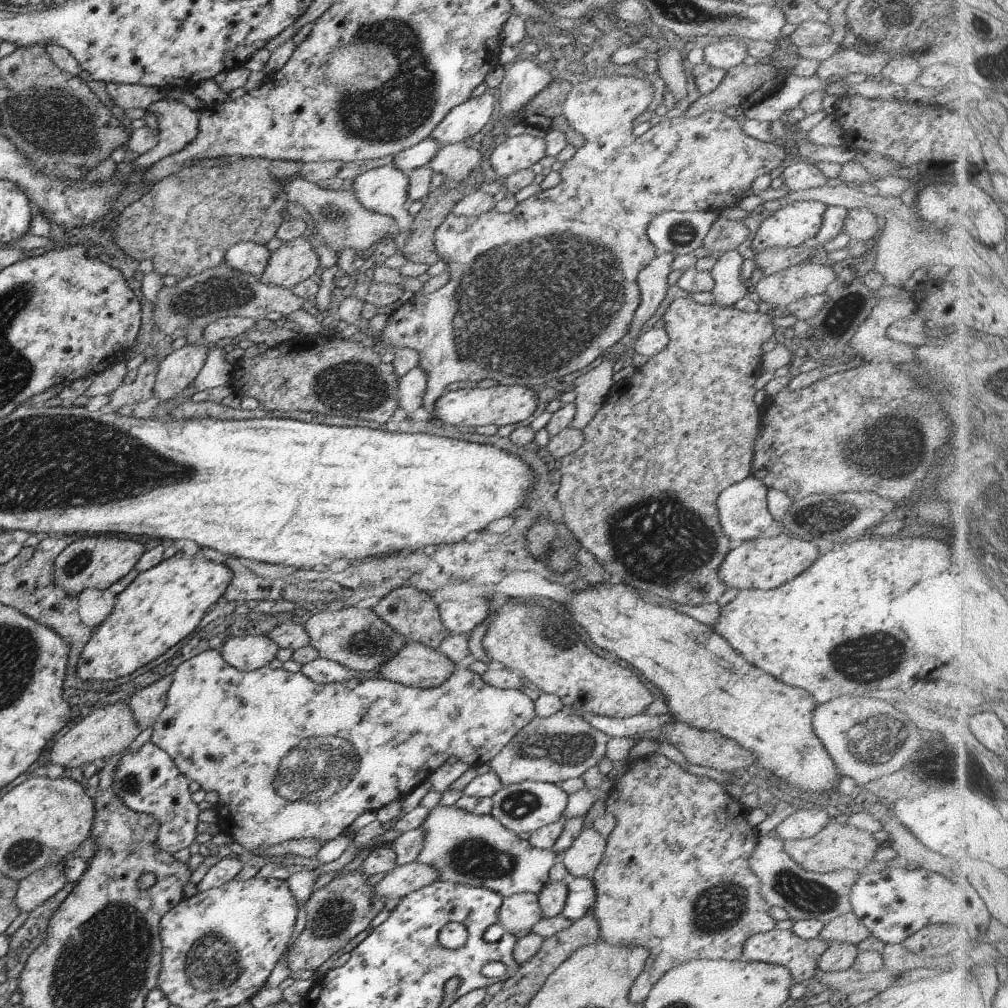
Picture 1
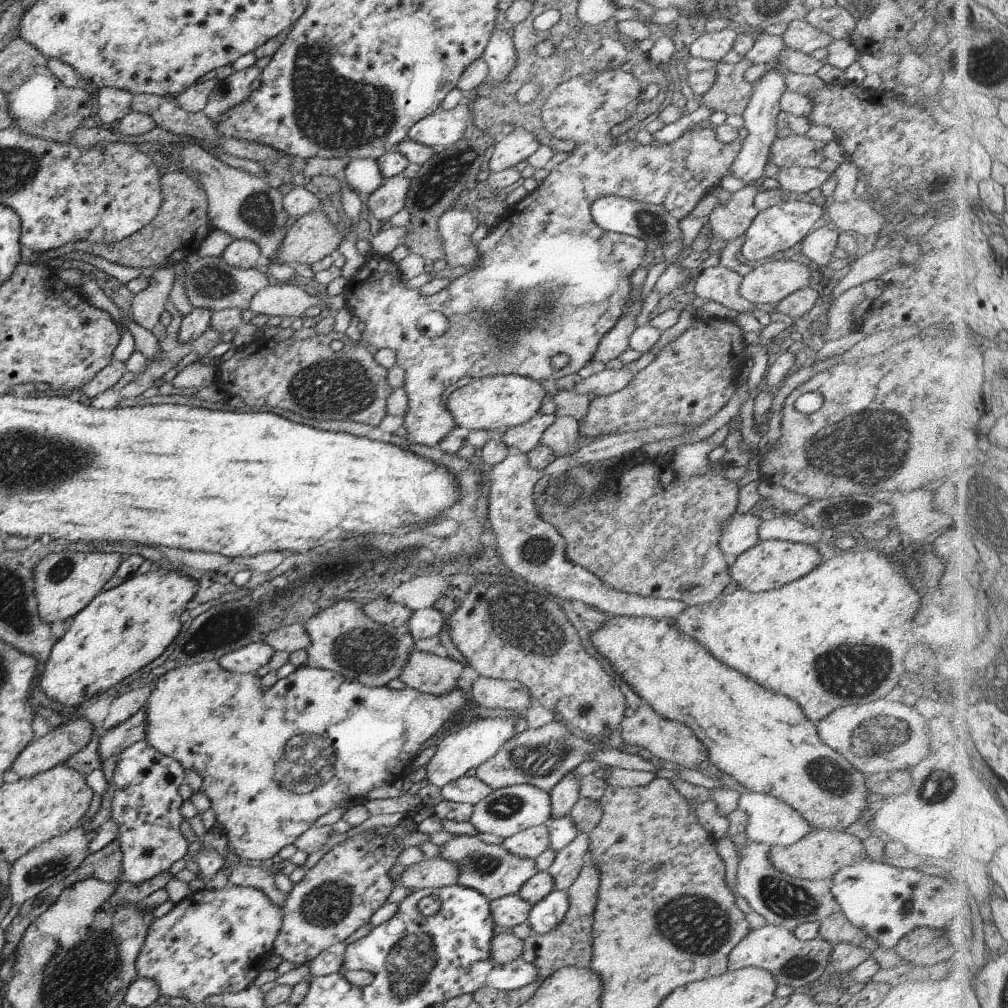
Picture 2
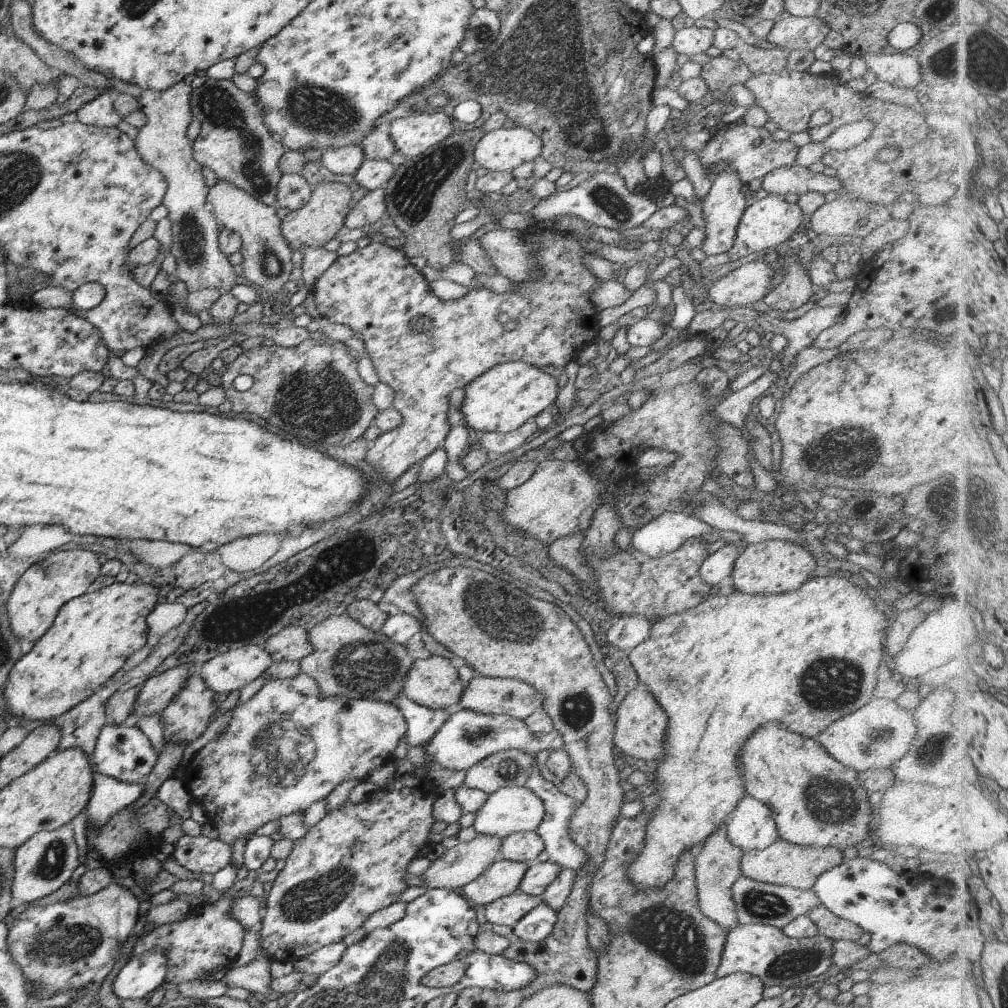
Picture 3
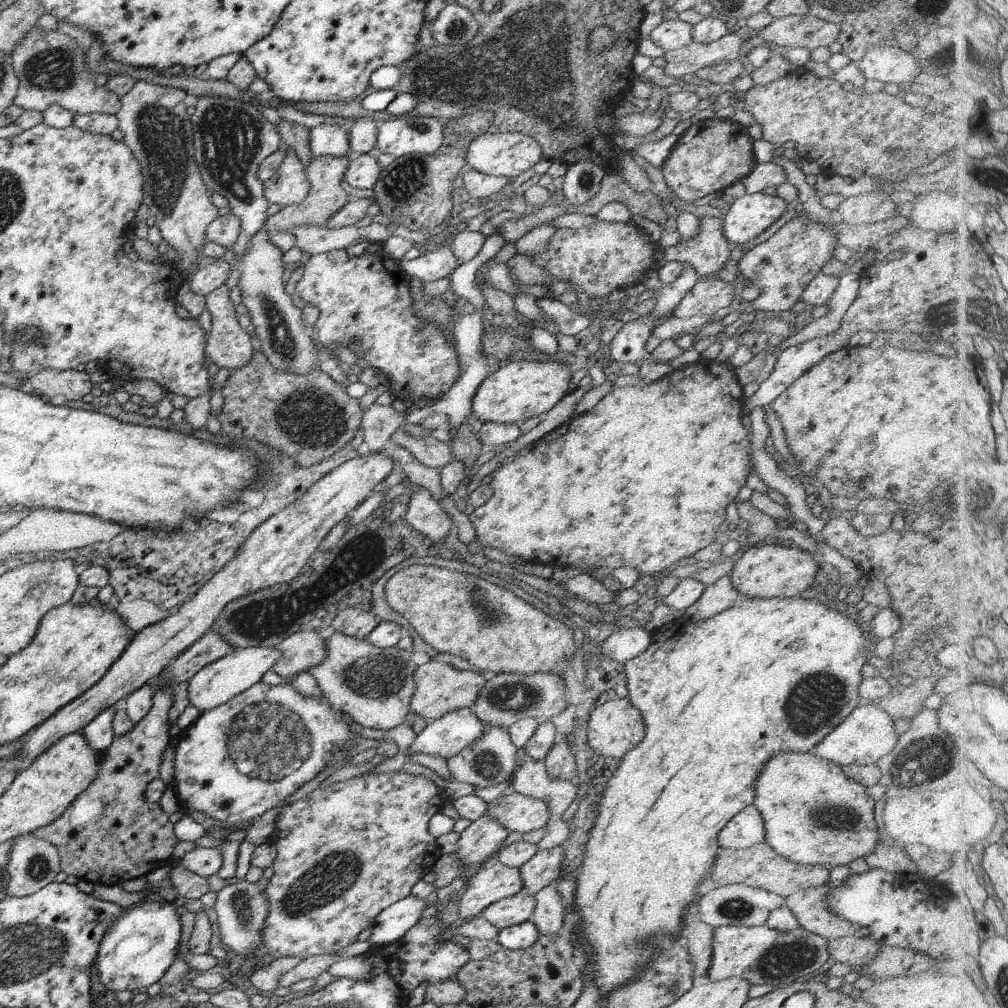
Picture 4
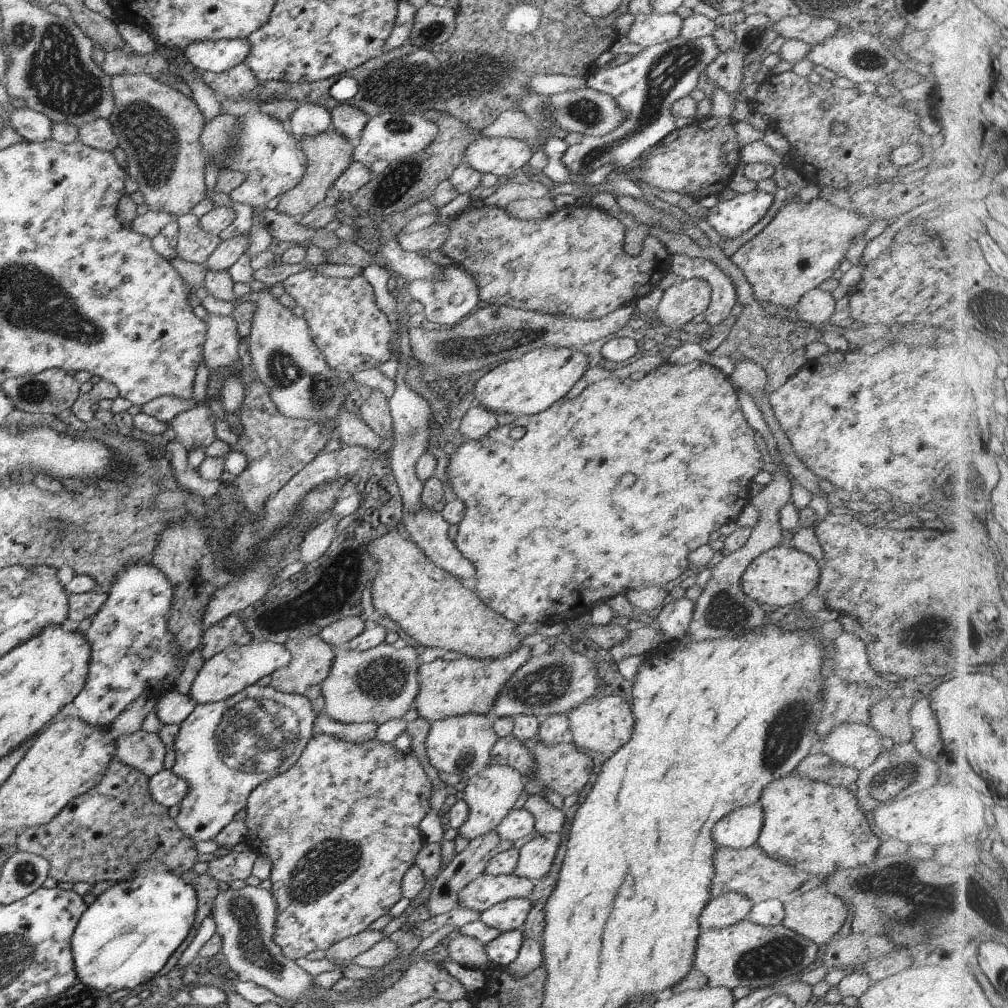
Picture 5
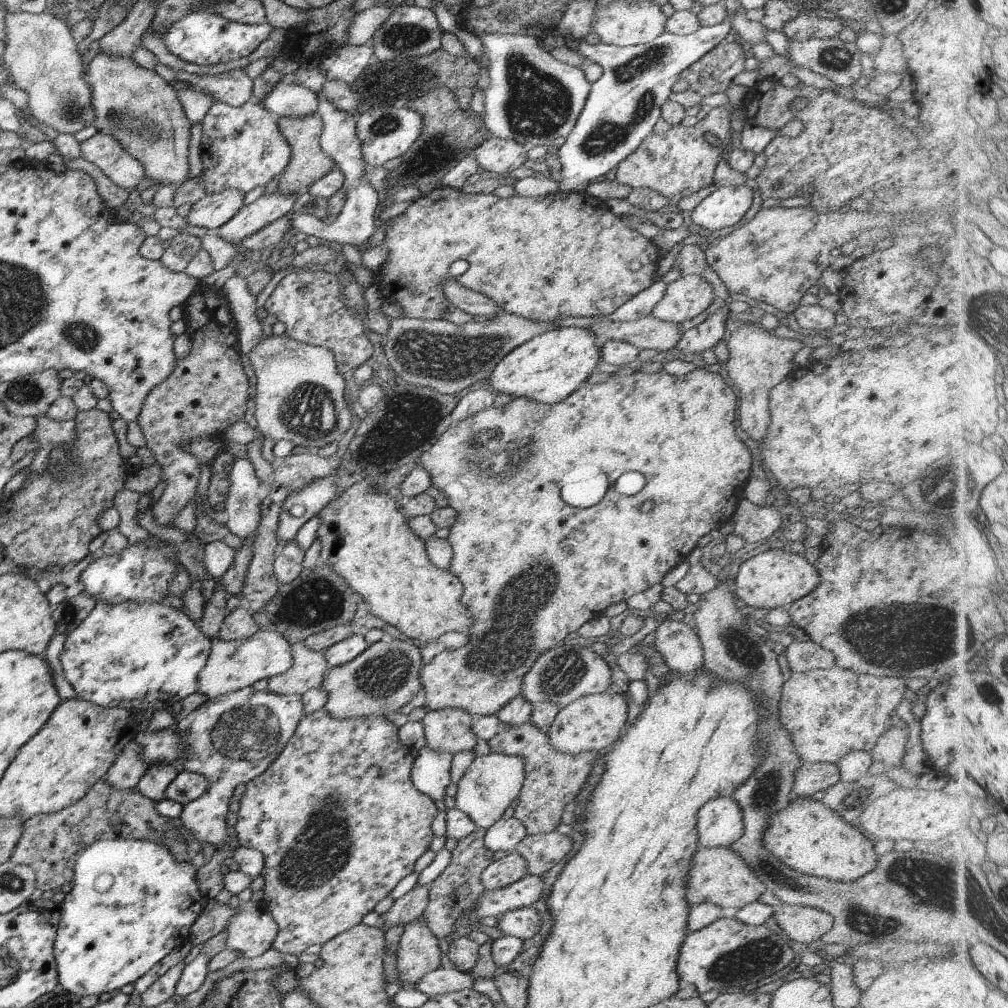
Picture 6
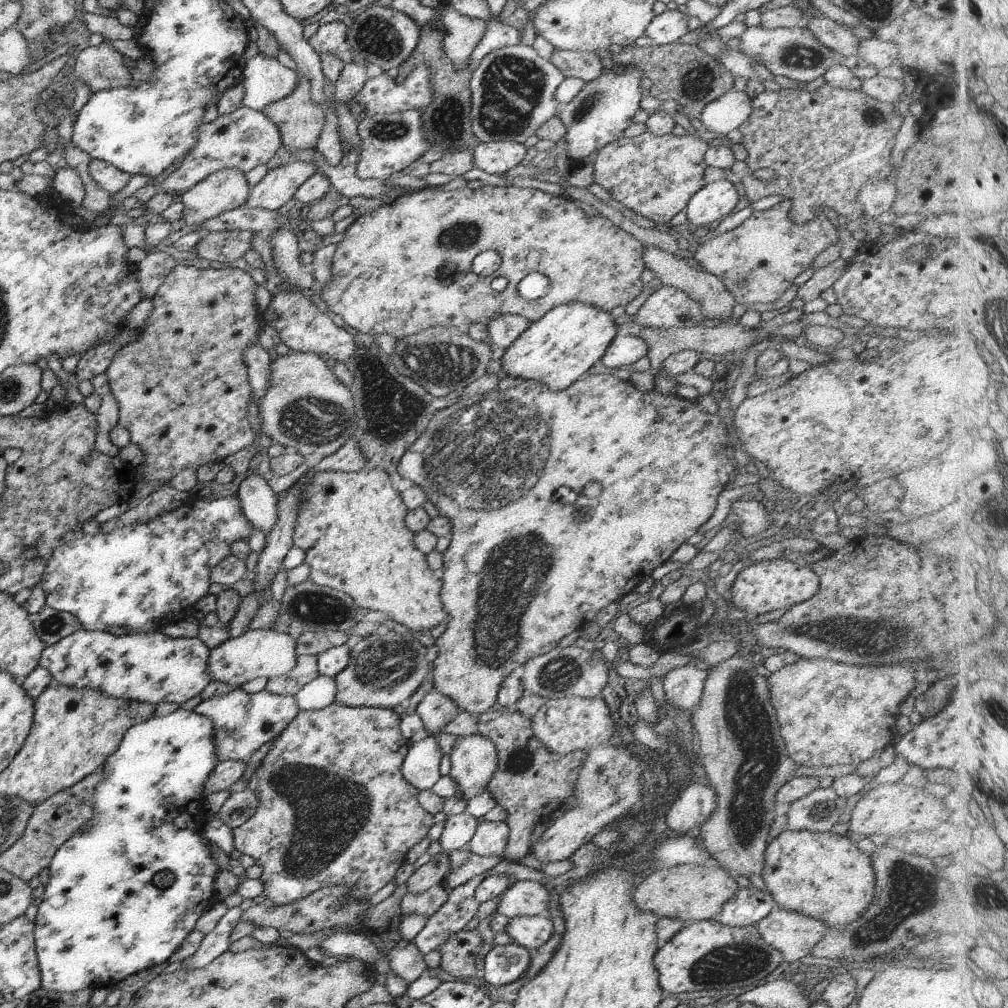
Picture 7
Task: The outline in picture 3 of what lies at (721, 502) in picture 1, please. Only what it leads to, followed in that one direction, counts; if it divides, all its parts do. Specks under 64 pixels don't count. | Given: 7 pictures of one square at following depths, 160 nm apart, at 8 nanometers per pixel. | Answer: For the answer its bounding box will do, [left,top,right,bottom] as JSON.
[700,542,740,585]

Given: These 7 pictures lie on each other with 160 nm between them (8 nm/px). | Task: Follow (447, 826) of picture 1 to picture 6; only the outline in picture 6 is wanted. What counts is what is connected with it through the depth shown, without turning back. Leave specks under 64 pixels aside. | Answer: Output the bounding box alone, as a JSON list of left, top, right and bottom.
[475,876,542,919]

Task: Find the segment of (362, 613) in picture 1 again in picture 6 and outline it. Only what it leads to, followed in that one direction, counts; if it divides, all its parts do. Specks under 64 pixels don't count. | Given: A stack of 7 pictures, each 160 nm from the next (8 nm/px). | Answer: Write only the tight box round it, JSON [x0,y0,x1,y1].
[320,637,422,718]

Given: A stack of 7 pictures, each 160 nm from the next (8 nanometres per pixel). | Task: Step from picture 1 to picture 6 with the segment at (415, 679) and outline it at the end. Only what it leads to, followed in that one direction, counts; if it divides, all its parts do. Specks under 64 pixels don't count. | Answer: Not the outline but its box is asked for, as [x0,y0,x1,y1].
[418,363,752,717]

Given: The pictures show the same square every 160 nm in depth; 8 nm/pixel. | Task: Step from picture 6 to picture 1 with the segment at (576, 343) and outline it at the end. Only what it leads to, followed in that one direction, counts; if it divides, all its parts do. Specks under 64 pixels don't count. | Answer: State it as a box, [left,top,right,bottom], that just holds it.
[432,384,537,428]

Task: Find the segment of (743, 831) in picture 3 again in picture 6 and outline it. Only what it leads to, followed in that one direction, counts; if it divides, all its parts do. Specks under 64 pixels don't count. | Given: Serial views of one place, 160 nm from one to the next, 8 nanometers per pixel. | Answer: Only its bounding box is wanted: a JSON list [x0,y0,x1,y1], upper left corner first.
[697,798,743,847]

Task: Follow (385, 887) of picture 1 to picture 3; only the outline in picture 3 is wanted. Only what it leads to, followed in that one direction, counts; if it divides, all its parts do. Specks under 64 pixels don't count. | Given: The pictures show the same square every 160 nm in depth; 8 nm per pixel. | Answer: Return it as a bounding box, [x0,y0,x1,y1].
[421,834,501,891]

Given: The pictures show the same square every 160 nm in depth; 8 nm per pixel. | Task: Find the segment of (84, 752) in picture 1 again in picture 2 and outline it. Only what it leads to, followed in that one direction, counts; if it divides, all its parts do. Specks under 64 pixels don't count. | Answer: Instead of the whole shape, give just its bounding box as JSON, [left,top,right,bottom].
[12,716,93,779]

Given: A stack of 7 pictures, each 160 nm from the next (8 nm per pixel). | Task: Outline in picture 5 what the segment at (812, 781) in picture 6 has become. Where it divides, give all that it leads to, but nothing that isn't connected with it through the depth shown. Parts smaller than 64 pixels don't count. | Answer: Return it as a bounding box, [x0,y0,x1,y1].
[796,751,860,787]

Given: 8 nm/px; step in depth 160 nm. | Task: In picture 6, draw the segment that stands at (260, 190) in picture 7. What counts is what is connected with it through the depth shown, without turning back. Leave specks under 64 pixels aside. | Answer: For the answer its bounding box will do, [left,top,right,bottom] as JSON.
[217,189,296,245]

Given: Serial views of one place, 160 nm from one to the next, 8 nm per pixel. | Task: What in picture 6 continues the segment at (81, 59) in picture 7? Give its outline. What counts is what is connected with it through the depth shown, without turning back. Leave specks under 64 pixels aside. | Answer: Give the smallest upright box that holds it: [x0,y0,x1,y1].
[85,52,190,187]

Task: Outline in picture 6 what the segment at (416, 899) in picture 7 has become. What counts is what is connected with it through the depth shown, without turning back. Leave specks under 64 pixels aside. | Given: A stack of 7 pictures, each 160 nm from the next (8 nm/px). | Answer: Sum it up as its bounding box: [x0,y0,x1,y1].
[396,915,440,990]

